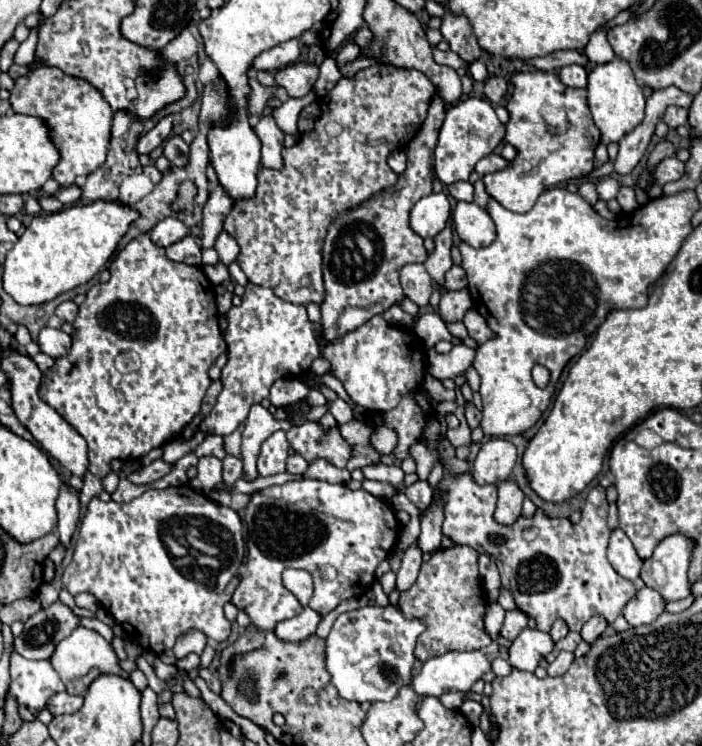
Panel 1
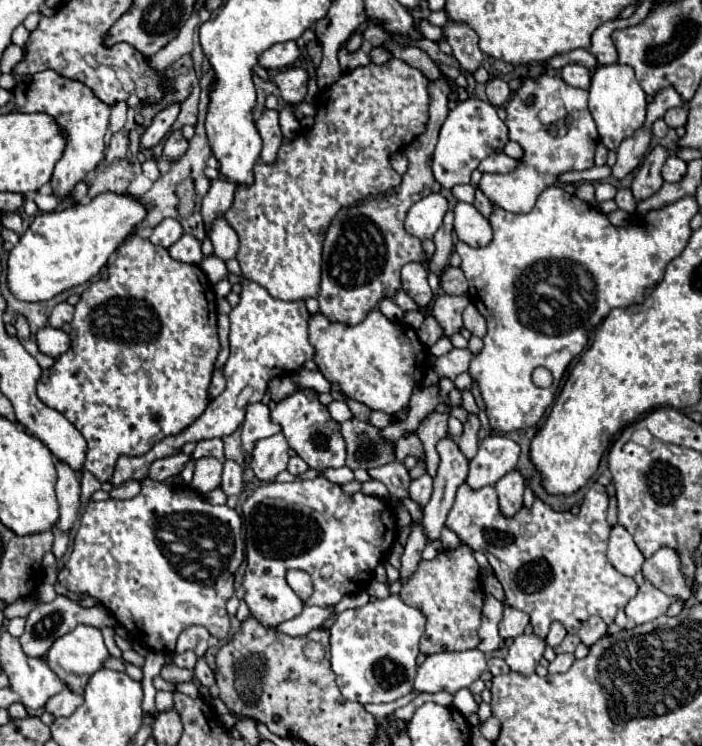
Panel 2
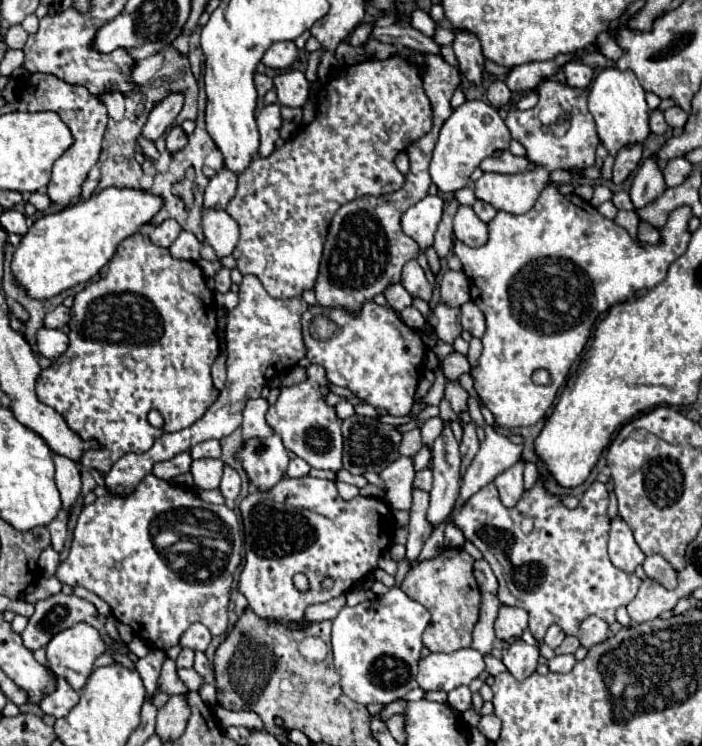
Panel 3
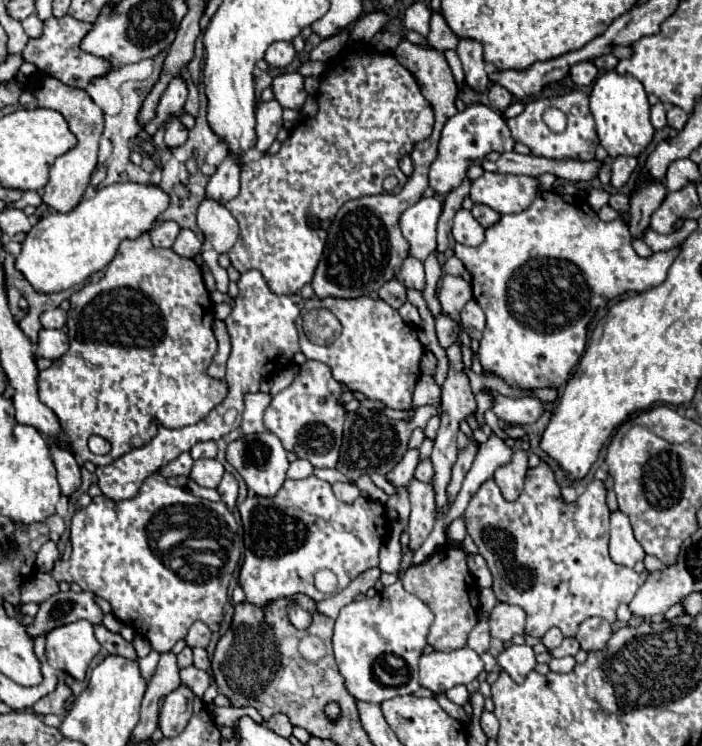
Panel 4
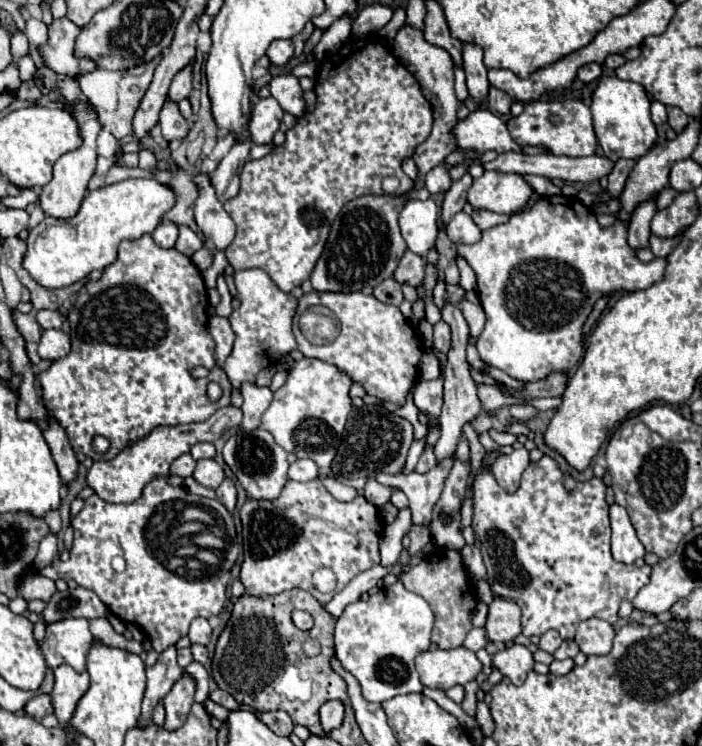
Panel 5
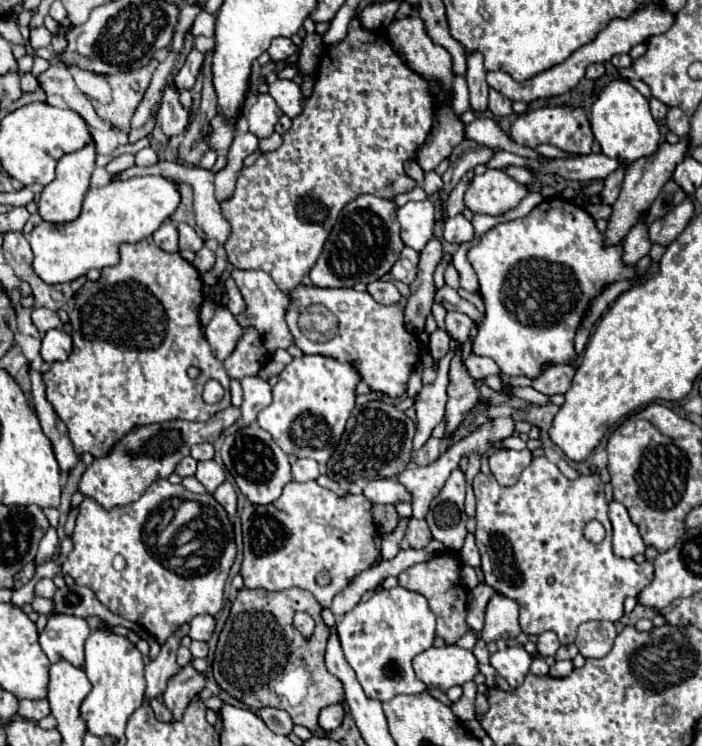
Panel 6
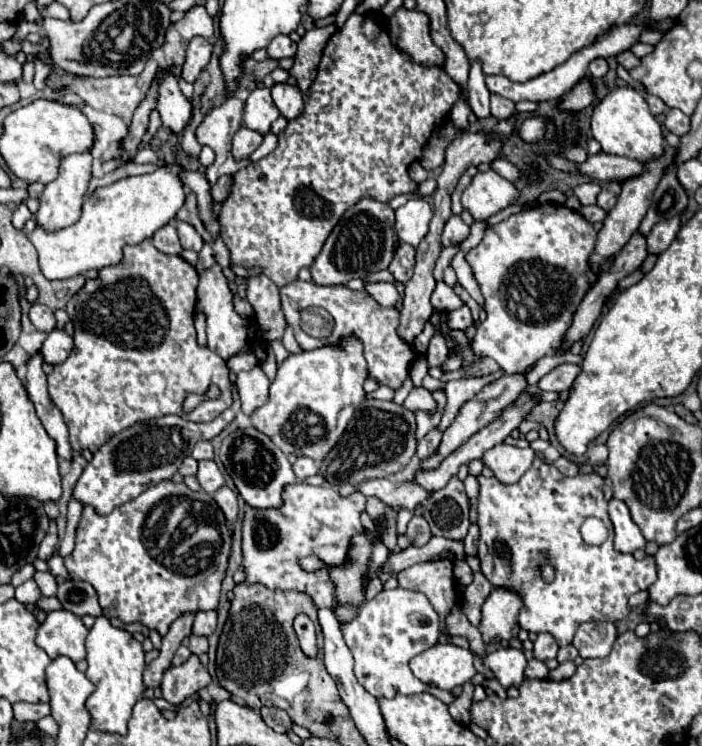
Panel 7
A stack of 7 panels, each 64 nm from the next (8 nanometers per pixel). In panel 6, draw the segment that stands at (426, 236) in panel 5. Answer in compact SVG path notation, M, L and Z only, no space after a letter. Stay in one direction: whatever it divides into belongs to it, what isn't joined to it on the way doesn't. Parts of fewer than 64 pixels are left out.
M430 200L408 202L398 210L398 222L404 244L422 252L434 236L434 204Z

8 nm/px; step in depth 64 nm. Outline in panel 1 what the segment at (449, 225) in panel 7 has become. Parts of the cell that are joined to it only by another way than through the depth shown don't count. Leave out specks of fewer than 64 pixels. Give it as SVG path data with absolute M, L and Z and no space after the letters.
M458 202L454 208L454 228L472 248L490 246L496 238L496 226L490 214L474 202Z

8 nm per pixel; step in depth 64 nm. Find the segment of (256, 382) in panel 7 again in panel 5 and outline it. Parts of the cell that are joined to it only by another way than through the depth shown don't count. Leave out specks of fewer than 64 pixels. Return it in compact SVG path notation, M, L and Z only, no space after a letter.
M244 384L242 398L244 398L244 404L242 404L242 412L244 412L242 430L250 432L250 430L260 428L260 418L272 402L270 388L260 388L256 384Z

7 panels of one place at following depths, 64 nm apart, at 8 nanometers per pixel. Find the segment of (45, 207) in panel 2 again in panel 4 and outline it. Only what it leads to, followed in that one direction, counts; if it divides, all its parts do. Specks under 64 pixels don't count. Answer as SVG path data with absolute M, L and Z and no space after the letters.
M24 192L24 198L22 198L22 200L18 200L18 202L12 202L12 204L8 204L8 206L24 210L28 204L32 204L32 206L36 206L36 208L38 208L38 206L42 204L42 196L40 196L38 192Z

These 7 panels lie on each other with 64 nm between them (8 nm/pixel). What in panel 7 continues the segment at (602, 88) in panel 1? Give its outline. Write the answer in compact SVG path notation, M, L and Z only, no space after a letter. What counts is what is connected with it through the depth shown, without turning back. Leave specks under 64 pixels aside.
M630 86L612 88L596 106L592 114L592 136L600 142L606 154L618 154L632 160L652 160L664 152L664 138L660 124L652 116L644 96Z

